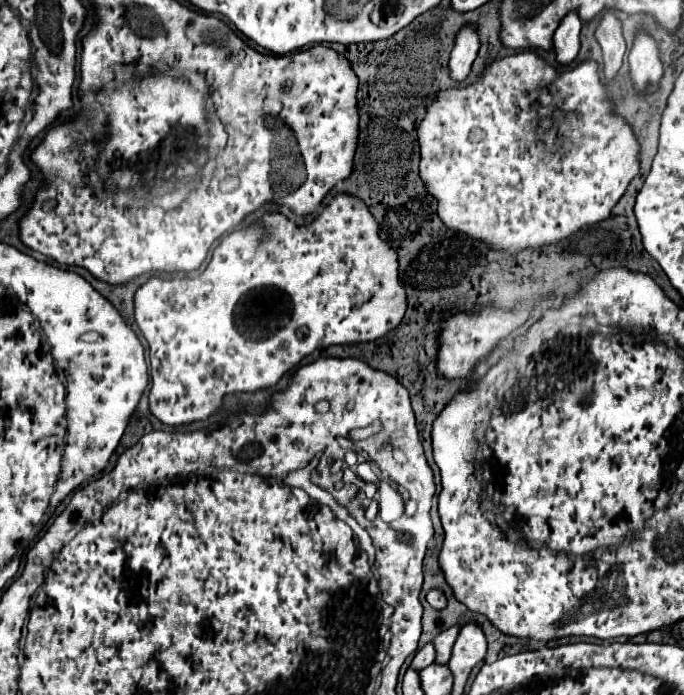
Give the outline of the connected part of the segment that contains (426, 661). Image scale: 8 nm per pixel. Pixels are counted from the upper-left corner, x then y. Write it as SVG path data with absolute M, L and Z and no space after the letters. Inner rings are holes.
M426 644L424 648L420 648L416 654L414 654L414 658L412 658L412 662L410 662L410 668L414 668L414 670L424 670L426 666L430 666L432 662L434 662L434 656L436 656L436 652L434 652L434 646L432 644Z

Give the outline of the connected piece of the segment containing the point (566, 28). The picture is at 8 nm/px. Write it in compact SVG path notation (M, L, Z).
M570 12L562 20L562 24L558 26L558 30L554 34L554 50L556 50L558 64L566 66L578 56L578 50L580 50L580 28L582 28L582 22L580 22L576 12Z

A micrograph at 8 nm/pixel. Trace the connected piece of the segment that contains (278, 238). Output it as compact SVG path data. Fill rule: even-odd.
M338 194L331 199L327 206L322 206L310 226L294 226L290 220L282 214L270 214L264 216L260 224L254 224L246 230L230 232L222 242L216 246L210 264L202 274L196 274L192 278L178 278L164 282L162 278L152 278L142 288L138 288L136 296L136 322L146 336L152 352L150 360L150 376L152 376L152 388L150 388L150 410L152 414L162 420L168 426L178 426L194 420L204 420L210 414L214 414L220 408L220 400L224 394L240 394L240 392L256 392L262 388L268 388L276 384L292 366L296 366L304 356L312 354L320 346L332 346L332 344L350 344L350 342L370 342L376 340L390 330L394 330L406 312L406 292L398 280L398 256L396 250L380 240L378 236L378 224L366 204L362 204L354 196Z

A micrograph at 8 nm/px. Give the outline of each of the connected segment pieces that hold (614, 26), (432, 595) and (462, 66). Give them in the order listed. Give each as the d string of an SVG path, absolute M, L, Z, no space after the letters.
M606 12L602 16L600 26L596 30L596 38L604 52L604 78L606 82L612 82L616 72L622 66L622 58L626 52L626 42L622 38L620 20L612 12Z
M436 588L426 594L426 600L428 600L428 604L430 604L434 610L444 610L444 608L446 608L446 596L444 596L440 590L436 590Z
M466 26L458 32L456 36L456 46L452 50L452 56L450 56L450 62L448 62L448 70L450 70L450 78L454 82L462 82L468 78L470 74L470 66L478 54L478 34L476 34L476 28L474 26Z

